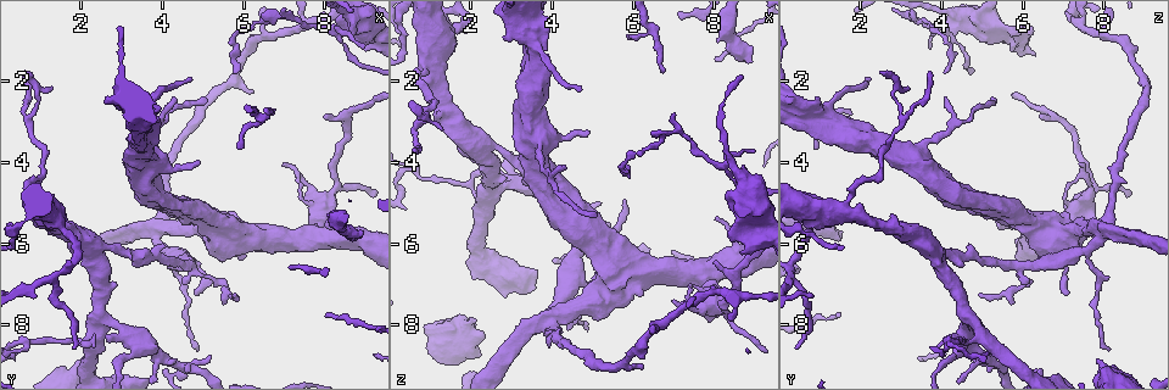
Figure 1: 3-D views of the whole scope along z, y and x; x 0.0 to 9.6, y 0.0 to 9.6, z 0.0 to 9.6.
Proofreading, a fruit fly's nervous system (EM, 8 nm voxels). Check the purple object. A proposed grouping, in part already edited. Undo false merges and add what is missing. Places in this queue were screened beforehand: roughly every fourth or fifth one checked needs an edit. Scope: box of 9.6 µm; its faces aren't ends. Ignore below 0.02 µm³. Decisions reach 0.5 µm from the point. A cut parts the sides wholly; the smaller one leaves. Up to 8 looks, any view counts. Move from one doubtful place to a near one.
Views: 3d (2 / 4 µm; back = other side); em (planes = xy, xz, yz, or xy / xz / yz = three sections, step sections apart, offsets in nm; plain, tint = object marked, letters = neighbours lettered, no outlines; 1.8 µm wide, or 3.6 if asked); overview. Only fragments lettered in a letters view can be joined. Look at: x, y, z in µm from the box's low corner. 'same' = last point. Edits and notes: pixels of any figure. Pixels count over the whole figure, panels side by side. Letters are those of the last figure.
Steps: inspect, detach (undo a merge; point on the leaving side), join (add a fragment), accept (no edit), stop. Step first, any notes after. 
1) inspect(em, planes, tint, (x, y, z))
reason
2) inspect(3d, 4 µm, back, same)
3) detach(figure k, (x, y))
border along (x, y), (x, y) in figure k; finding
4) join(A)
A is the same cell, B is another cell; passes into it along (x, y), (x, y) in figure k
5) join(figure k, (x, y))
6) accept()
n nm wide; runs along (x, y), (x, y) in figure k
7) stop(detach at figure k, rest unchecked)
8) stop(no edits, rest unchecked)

inspect(3d, 2 µm, (8.35, 0.80, 5.75))
branch stops here

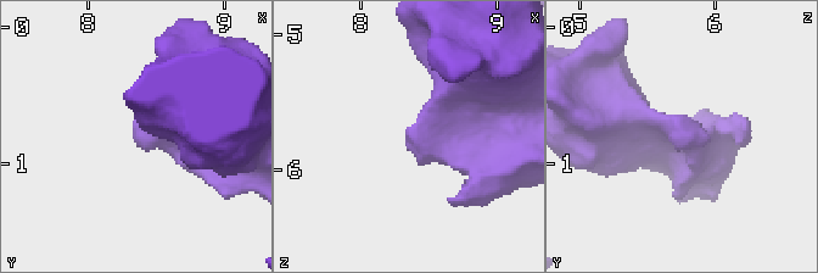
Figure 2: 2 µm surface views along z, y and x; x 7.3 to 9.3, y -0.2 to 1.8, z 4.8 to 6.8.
inspect(em, planes, letters, (8.34, 0.78, 5.78))

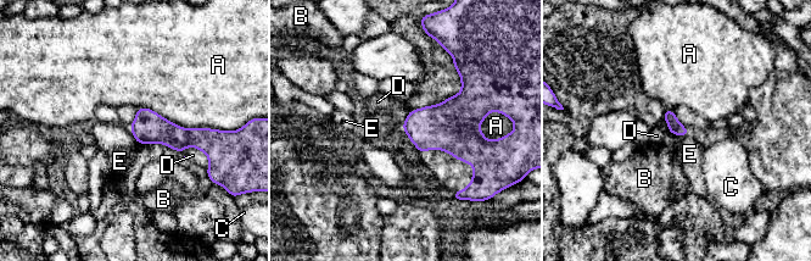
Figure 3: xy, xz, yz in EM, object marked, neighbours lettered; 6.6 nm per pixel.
accept()
A, B, C, D and E are other cells; border along (688, 133), (683, 138) in figure 3; no lettered fragment goes on from it

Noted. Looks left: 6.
inspect(em, planes, letters, (7.40, 0.65, 7.45))

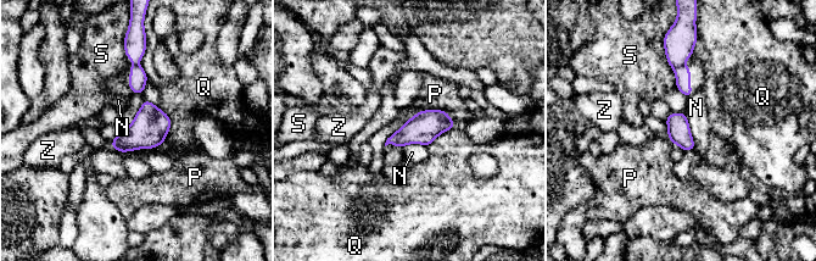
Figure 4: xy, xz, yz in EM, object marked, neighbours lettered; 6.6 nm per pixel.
accept()
150 nm wide; N, P, Q, S and Z are other cells; border along (685, 111), (694, 143), (686, 153) in figure 4; one cell here

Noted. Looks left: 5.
inspect(3d, 4 µm, back, (8.05, 2.90, 6.45))
branch stops here

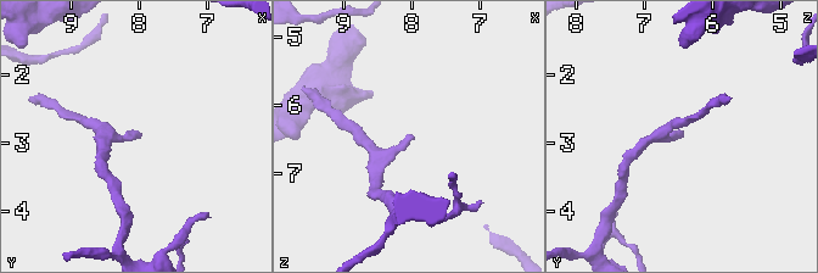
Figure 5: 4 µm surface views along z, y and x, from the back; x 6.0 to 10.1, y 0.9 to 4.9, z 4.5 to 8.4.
inspect(em, planes, letters, (8.00, 2.85, 6.40))
now the EM

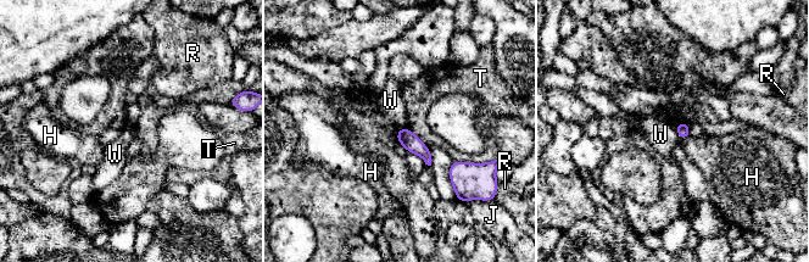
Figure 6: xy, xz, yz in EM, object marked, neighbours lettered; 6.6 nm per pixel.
accept()
90 nm wide; H, J, R, T and W are other cells; border along (674, 126), (681, 139) in figure 6; none of them fits

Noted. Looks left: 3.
stop(no edits, rest unchecked)

